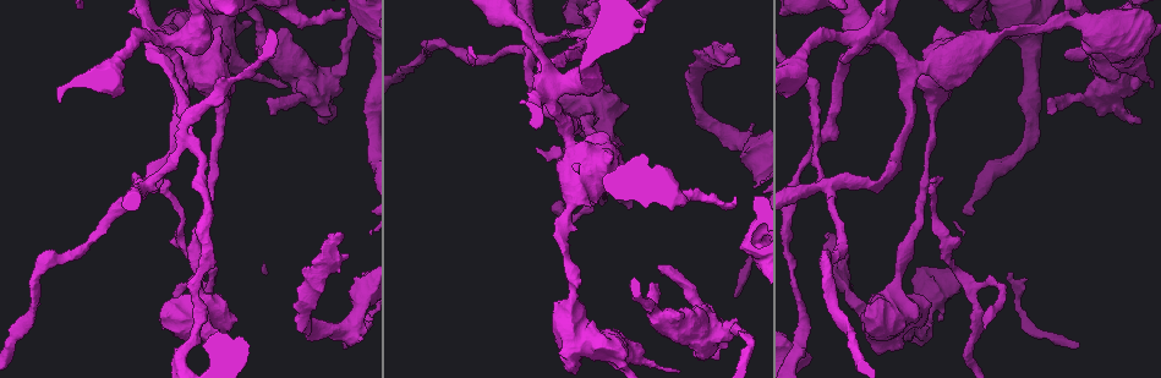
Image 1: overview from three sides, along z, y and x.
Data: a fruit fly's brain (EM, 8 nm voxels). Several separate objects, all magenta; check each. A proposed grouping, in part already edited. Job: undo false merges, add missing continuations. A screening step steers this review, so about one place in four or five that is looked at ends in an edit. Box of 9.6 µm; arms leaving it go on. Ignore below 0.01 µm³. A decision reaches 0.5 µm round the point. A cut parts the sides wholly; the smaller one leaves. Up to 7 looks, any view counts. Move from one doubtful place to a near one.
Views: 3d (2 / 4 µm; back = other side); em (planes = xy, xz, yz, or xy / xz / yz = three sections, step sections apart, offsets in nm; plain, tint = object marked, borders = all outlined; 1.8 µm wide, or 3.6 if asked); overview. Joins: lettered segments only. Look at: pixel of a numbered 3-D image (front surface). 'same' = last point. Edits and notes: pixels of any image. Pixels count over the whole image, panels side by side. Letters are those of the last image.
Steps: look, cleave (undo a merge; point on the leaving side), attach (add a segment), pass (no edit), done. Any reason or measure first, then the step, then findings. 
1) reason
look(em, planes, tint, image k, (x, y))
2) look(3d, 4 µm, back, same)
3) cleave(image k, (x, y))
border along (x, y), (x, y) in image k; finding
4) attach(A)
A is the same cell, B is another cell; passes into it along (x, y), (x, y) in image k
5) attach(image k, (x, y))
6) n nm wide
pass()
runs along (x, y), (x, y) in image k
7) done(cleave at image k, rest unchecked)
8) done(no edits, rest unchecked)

calibre changes
look(3d, 2 µm, back, image 1, (870, 35))

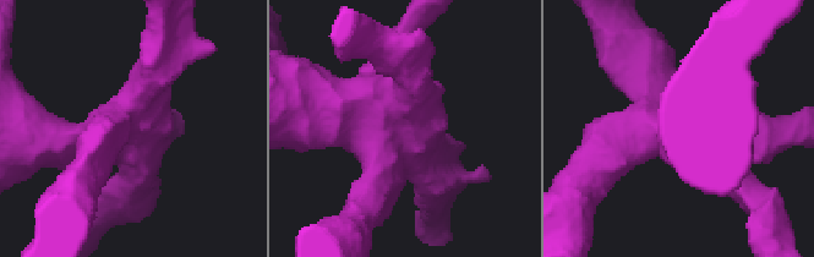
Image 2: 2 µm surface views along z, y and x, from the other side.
look(em, planes, tint, image 2, (379, 124))

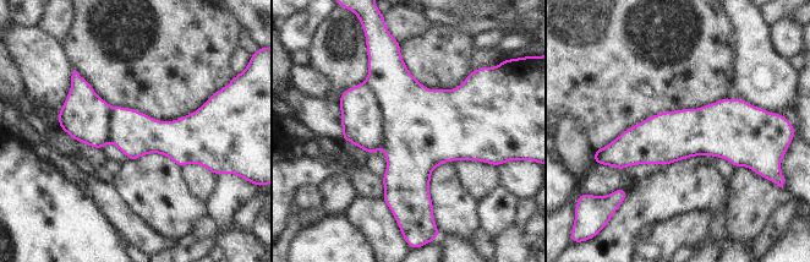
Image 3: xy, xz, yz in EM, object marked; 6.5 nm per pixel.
see the neighbours
look(em, planes, borders, same)

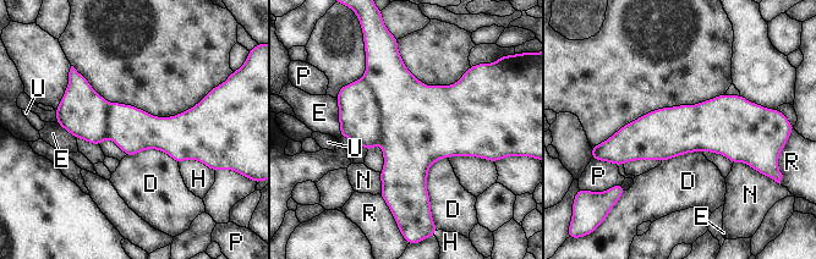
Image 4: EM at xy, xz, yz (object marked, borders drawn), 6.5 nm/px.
cleave(image 4, (360, 117))
D, E, H, N, P, R and U are other cells; border along (361, 78), (378, 105), (382, 141) in image 4; two neurons meet here

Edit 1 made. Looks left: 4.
look(overview)

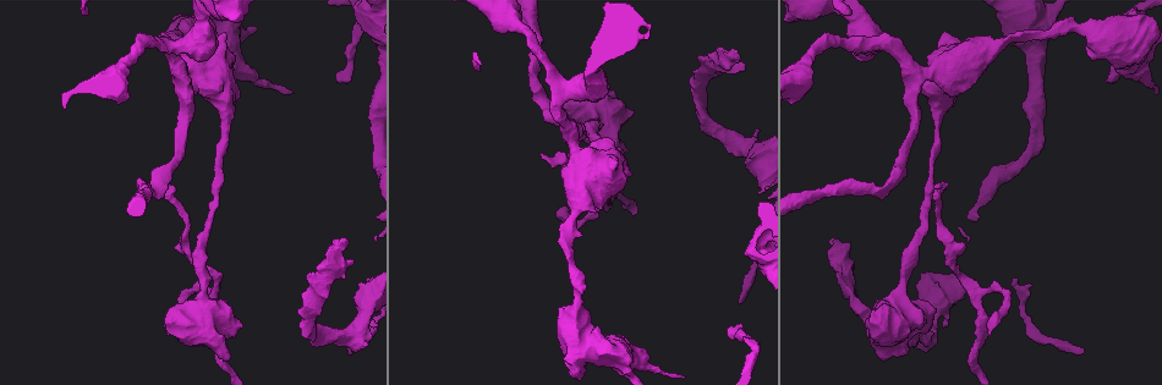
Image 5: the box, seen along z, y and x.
look(em, xy, step 4, tint, image 5, (349, 261))

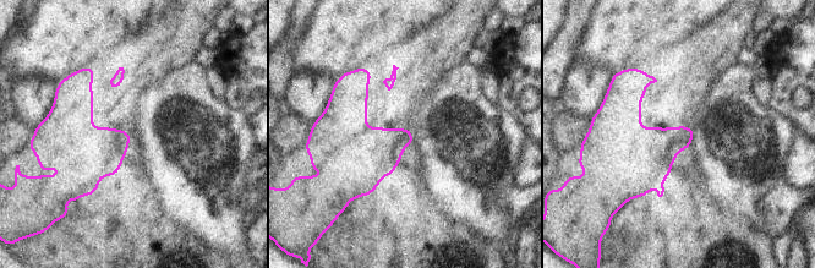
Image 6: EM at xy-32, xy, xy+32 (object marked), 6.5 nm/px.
another direction
look(em, planes, borders, same)

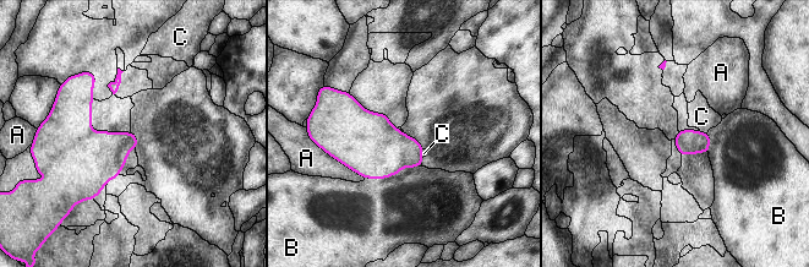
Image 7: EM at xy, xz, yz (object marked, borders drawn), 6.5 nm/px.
attach(C)
C is the same cell, A and B are other cells; passes into it along (687, 141), (704, 132), (701, 116) in image 7; the neuron continues

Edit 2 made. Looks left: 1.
done(cleave at image 4, attach at image 7, rest unchecked)

